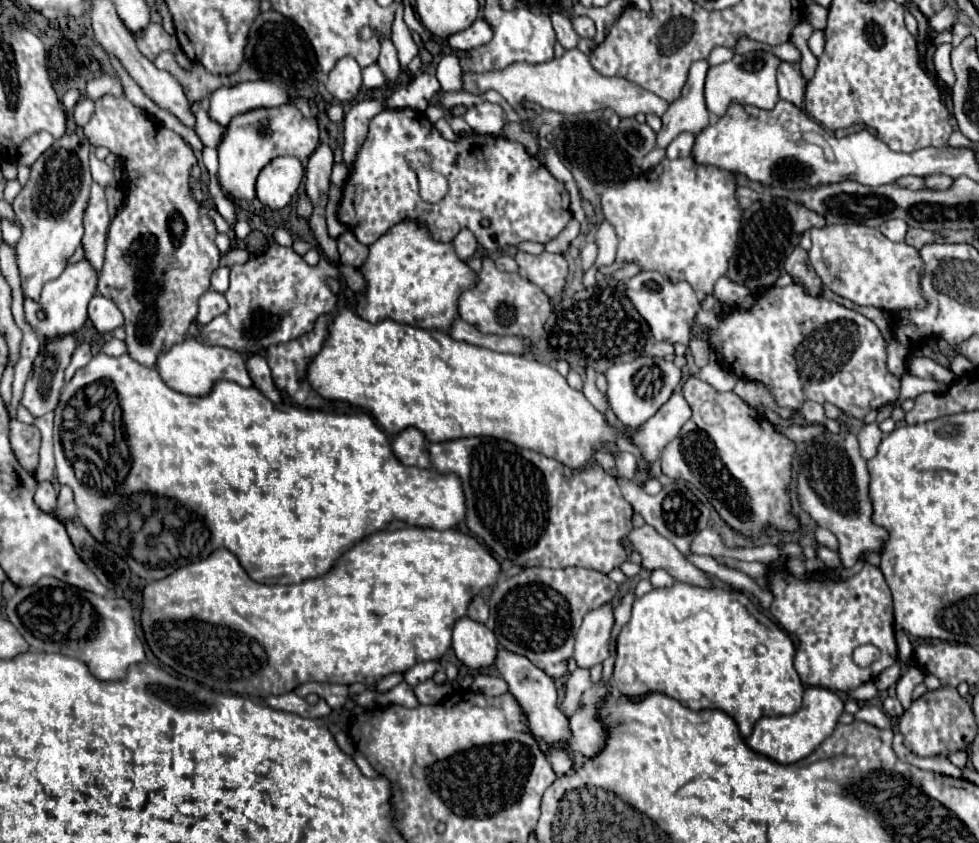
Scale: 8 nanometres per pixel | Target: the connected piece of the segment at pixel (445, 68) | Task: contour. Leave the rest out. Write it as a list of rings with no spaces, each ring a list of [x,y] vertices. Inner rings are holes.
[[[447,54],[437,64],[437,80],[445,92],[461,92],[461,64],[455,54]]]

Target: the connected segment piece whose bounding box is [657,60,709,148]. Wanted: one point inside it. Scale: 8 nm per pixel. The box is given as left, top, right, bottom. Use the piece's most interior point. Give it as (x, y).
(688, 114)

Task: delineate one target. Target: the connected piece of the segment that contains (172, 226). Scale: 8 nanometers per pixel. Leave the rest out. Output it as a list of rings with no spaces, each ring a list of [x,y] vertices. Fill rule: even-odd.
[[[105,94],[95,100],[95,114],[83,128],[87,140],[95,146],[105,146],[123,160],[123,170],[127,172],[125,184],[125,206],[119,210],[109,226],[105,264],[99,276],[99,292],[111,298],[125,316],[127,332],[127,354],[147,366],[155,368],[157,356],[167,352],[171,346],[185,340],[189,324],[197,316],[197,300],[209,290],[211,272],[219,268],[219,250],[215,246],[217,228],[207,214],[207,206],[197,204],[189,188],[189,170],[197,164],[191,146],[173,130],[157,124],[147,116],[145,110],[131,104],[125,96]]]

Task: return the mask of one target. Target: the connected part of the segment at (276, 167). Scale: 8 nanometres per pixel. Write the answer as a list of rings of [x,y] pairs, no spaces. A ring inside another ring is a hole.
[[[293,156],[271,160],[257,176],[257,198],[271,210],[285,208],[295,196],[303,178],[303,166]]]

